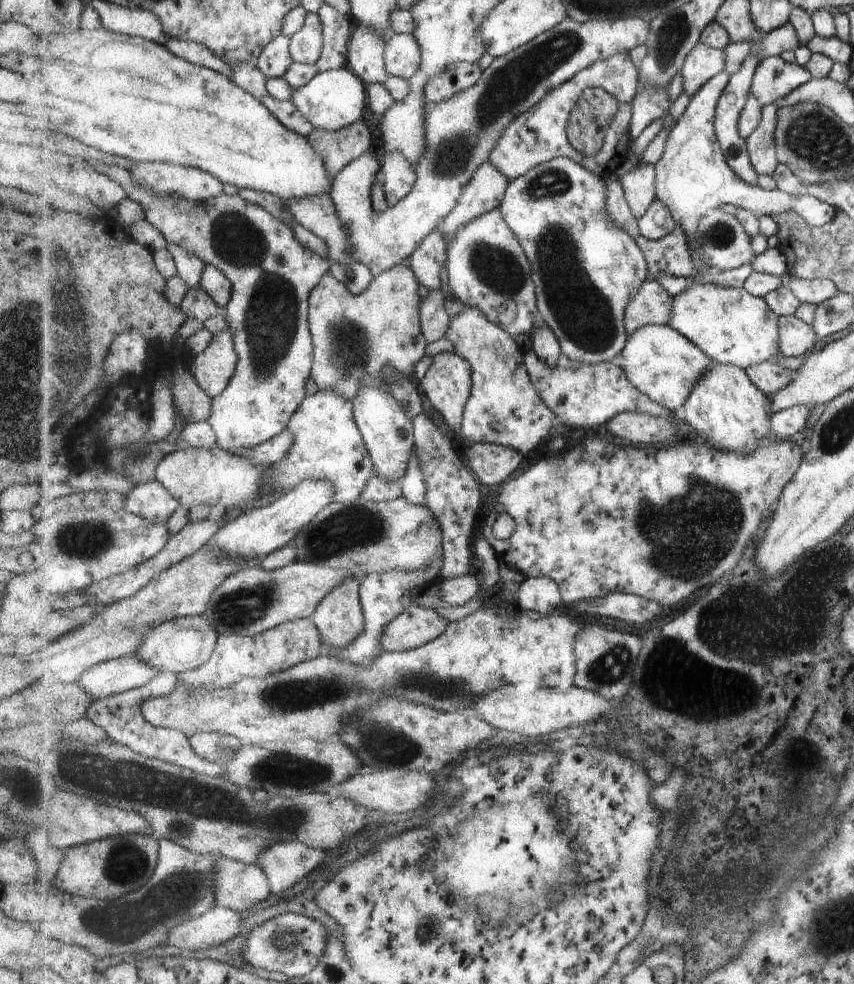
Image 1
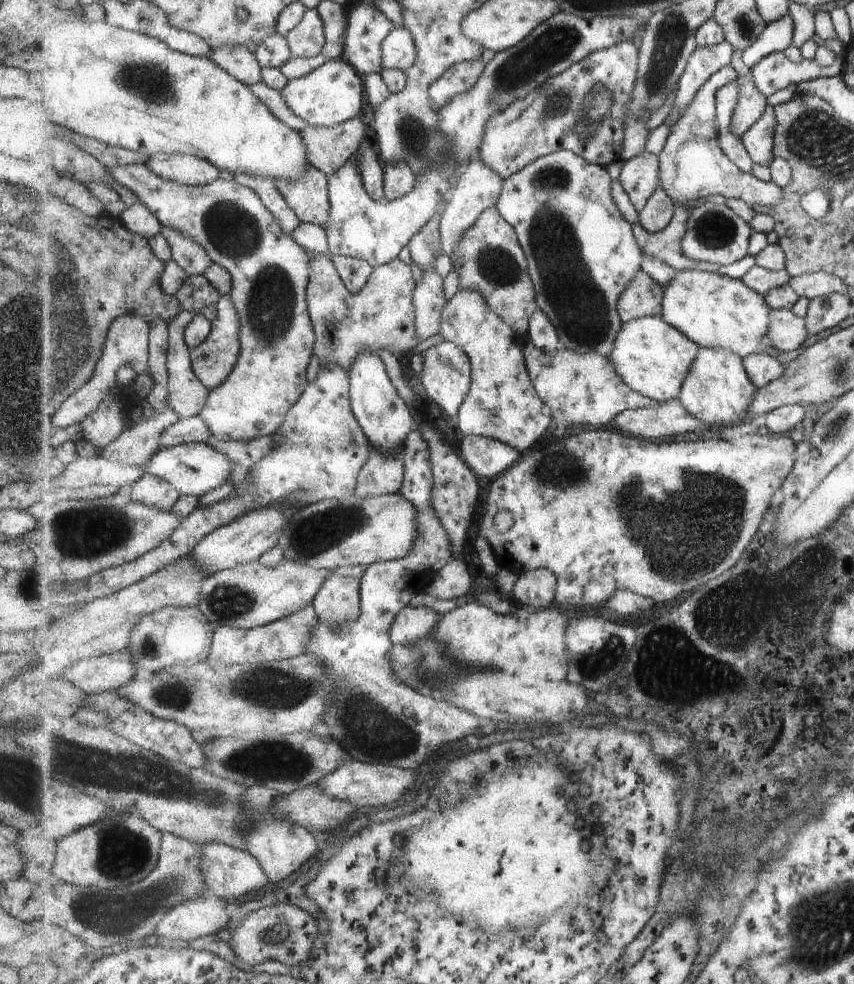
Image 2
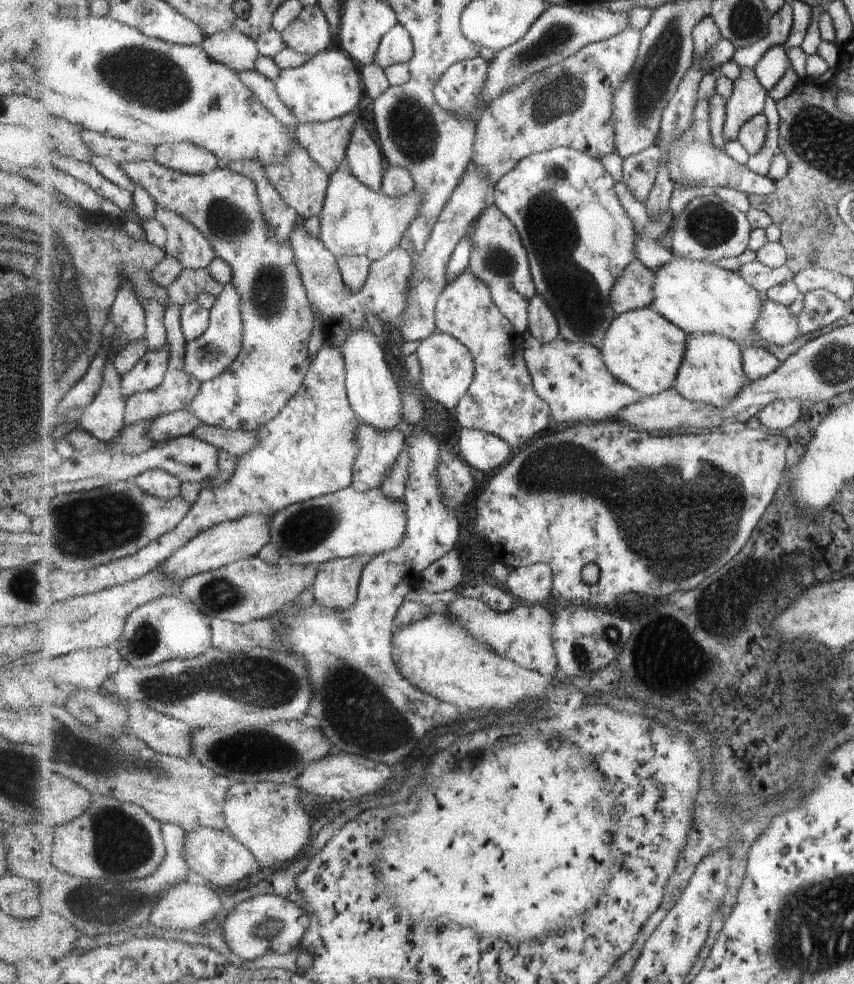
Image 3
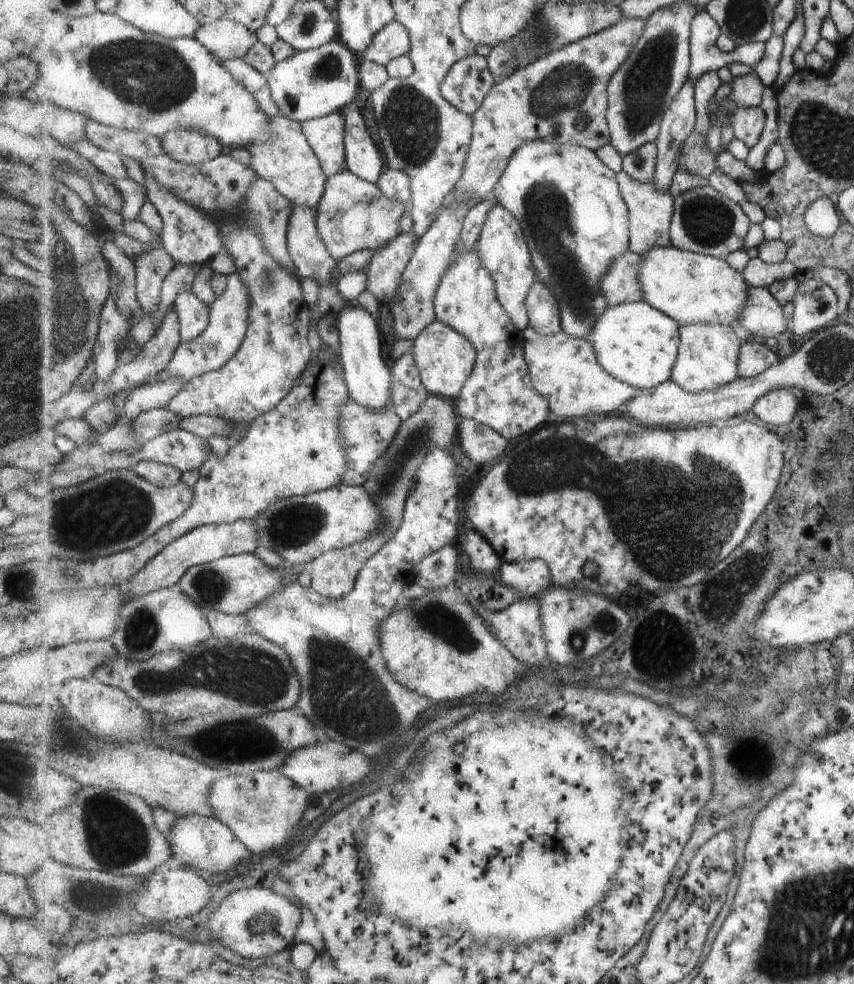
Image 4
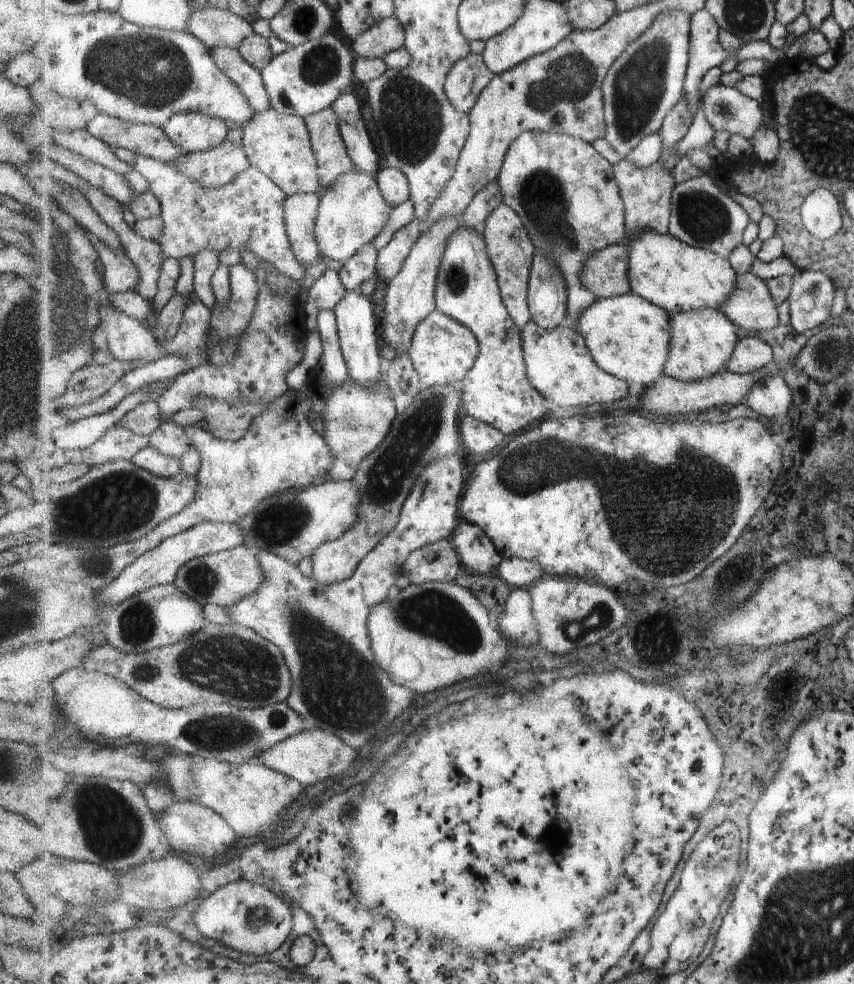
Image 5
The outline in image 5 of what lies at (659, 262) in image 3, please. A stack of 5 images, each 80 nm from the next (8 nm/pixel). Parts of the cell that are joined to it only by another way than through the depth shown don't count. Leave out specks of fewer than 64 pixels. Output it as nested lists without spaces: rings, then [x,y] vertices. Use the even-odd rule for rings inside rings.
[[[621,157],[620,161],[614,165],[615,179],[621,191],[624,206],[626,207],[626,229],[629,230],[626,236],[629,236],[629,238],[635,238],[635,234],[639,234],[641,230],[647,230],[647,228],[649,228],[649,230],[657,230],[659,234],[670,234],[672,193],[676,184],[672,170],[671,172],[667,172],[667,170],[663,168],[661,160],[663,160],[663,158],[657,160],[657,162],[651,164],[651,166],[641,166],[641,164],[637,164],[633,158]]]

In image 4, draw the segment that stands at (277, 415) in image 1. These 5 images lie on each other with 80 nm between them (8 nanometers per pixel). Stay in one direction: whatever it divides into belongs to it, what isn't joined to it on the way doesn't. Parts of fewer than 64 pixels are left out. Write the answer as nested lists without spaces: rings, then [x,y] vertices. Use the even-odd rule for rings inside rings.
[[[231,152],[204,164],[185,164],[163,154],[141,161],[140,166],[144,174],[155,178],[159,186],[173,190],[183,202],[213,216],[217,226],[221,226],[223,246],[227,246],[225,252],[235,258],[236,272],[241,274],[251,298],[249,329],[239,352],[223,368],[189,380],[183,390],[175,394],[167,409],[181,417],[205,414],[223,418],[227,422],[235,420],[251,424],[261,414],[275,410],[296,386],[295,380],[306,372],[311,360],[311,313],[303,298],[300,278],[285,270],[269,254],[257,228],[249,228],[243,222],[241,208],[251,182],[255,182],[258,175],[250,164],[240,159],[241,156]]]

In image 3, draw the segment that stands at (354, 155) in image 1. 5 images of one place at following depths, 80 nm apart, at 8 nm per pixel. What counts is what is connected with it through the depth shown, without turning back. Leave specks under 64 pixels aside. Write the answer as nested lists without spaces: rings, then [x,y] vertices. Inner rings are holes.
[[[356,112],[335,118],[331,122],[300,123],[295,134],[310,151],[311,158],[329,175],[345,164],[355,126],[360,122]]]

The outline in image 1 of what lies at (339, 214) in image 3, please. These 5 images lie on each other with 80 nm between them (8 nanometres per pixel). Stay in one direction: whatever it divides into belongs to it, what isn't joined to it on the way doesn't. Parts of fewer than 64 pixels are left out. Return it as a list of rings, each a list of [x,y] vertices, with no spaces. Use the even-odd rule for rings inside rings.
[[[567,16],[561,24],[539,34],[518,50],[495,58],[482,71],[476,86],[461,92],[445,102],[430,104],[427,113],[427,152],[416,166],[418,181],[414,190],[395,206],[385,210],[373,210],[371,192],[380,180],[382,155],[370,149],[351,162],[339,176],[333,177],[331,198],[339,220],[344,222],[349,234],[349,250],[356,261],[367,264],[377,278],[401,262],[421,246],[423,238],[431,234],[459,205],[463,188],[471,182],[471,176],[483,162],[488,162],[497,148],[495,142],[503,136],[505,128],[535,104],[543,101],[551,90],[559,88],[599,60],[607,60],[615,54],[631,52],[639,44],[646,45],[651,24],[643,18],[622,20],[597,20],[576,22]]]

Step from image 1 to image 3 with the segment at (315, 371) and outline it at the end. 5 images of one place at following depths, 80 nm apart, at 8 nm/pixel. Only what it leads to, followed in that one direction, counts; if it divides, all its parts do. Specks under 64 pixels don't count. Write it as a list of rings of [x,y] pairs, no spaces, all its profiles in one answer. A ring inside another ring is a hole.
[[[301,218],[289,238],[289,246],[295,254],[295,264],[302,275],[303,286],[306,287],[310,305],[321,318],[320,331],[325,346],[343,348],[347,336],[353,328],[365,328],[367,314],[375,314],[382,321],[384,331],[387,326],[395,329],[403,326],[403,314],[407,309],[407,292],[410,290],[411,274],[414,274],[411,252],[395,246],[385,258],[375,260],[370,269],[367,285],[359,293],[347,291],[335,254],[325,246],[320,238],[315,238],[304,229],[305,218]]]

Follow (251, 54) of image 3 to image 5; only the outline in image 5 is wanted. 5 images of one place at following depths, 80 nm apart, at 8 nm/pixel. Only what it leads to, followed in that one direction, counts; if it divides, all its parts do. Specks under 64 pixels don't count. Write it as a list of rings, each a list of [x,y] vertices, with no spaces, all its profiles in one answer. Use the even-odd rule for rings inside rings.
[[[215,6],[207,10],[193,10],[187,31],[199,38],[209,51],[219,49],[219,46],[229,46],[239,51],[243,40],[256,34],[253,25],[245,18]]]

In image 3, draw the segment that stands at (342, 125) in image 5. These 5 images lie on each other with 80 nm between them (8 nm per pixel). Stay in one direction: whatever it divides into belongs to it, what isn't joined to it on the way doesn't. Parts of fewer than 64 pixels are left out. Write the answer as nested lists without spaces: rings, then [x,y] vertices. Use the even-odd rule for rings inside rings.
[[[361,122],[355,126],[354,137],[351,138],[350,149],[347,150],[345,164],[354,172],[354,176],[375,192],[383,191],[383,156],[379,146],[373,142],[369,132]]]

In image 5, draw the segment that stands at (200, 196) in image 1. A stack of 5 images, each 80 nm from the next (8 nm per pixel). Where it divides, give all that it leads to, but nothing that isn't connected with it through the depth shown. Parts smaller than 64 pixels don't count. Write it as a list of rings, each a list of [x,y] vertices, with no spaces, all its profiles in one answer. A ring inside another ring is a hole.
[[[195,112],[174,115],[163,130],[187,155],[223,145],[228,132],[222,123]]]

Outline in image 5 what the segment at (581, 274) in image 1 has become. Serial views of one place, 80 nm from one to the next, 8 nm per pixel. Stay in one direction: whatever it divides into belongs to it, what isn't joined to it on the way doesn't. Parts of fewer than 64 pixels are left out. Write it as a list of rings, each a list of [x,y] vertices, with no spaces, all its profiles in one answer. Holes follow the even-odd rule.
[[[531,130],[523,132],[519,138],[511,142],[498,180],[503,203],[521,216],[533,240],[535,253],[545,254],[547,258],[551,258],[551,262],[559,266],[569,294],[567,325],[576,328],[581,314],[587,310],[589,305],[587,296],[590,296],[579,274],[586,270],[591,254],[603,250],[605,246],[621,244],[629,232],[626,229],[626,207],[615,179],[614,165],[609,164],[589,142],[585,142],[579,136],[559,134],[558,131]]]

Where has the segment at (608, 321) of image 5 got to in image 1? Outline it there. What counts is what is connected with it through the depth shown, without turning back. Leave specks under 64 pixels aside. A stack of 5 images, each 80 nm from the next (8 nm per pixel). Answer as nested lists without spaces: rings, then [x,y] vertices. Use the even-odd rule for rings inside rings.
[[[649,324],[628,334],[627,345],[623,348],[623,372],[631,384],[648,398],[671,410],[671,413],[682,413],[689,394],[701,380],[711,359],[699,349],[686,335],[674,330],[670,325]]]

